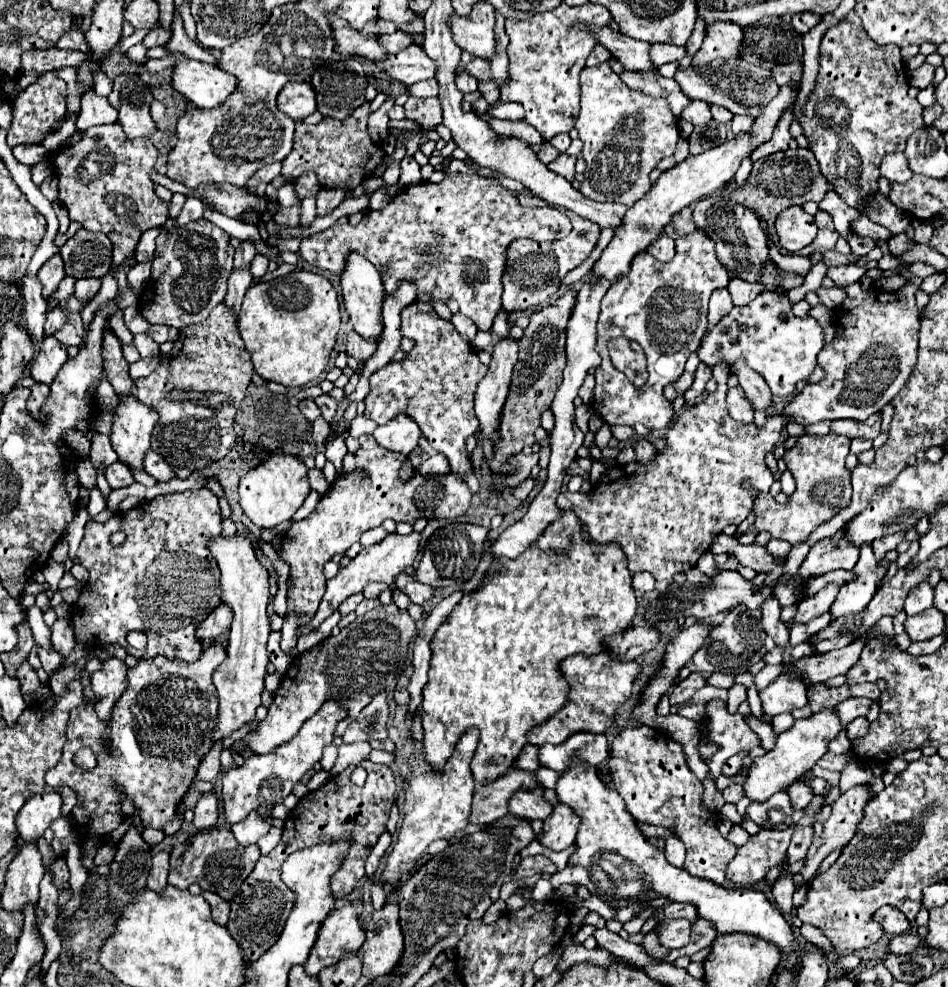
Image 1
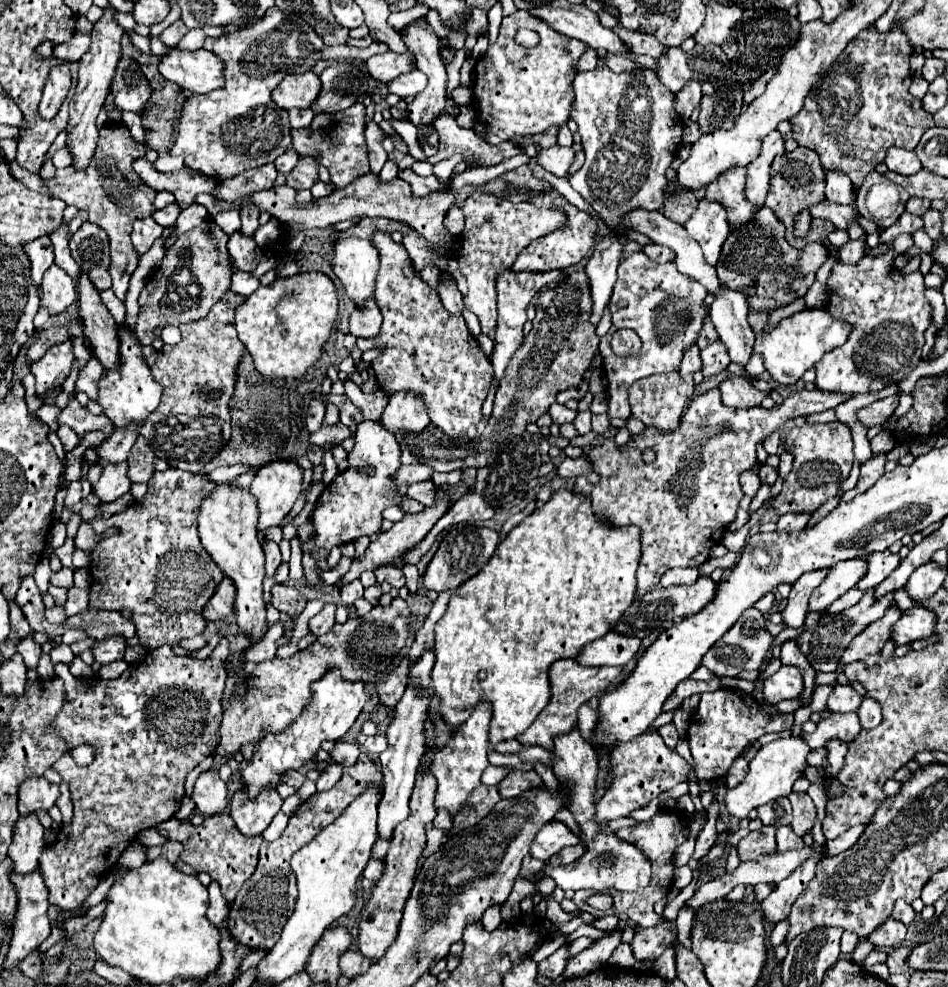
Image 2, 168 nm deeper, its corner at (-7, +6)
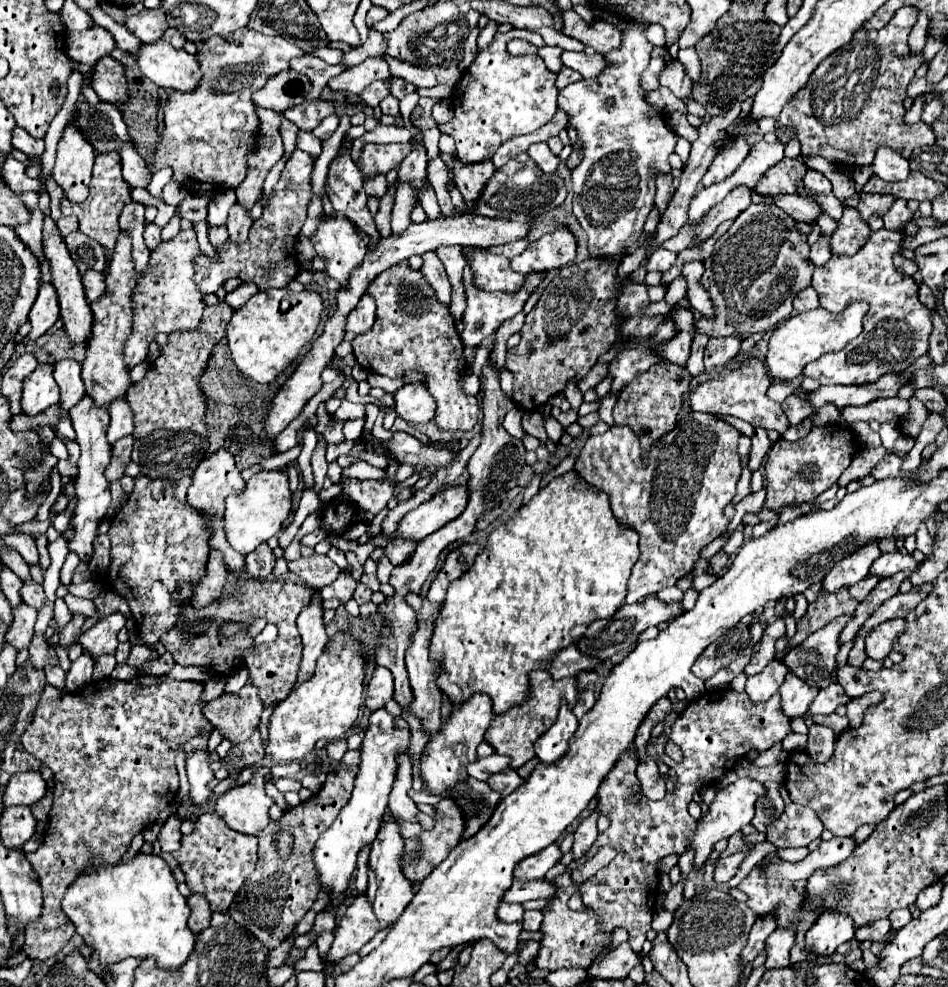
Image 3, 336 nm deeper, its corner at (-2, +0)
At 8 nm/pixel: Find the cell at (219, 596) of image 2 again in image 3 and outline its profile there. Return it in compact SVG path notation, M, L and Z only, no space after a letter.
M211 552L209 554L209 564L207 564L207 574L205 578L197 584L195 588L195 594L193 594L193 608L195 610L201 610L205 606L209 606L211 602L215 602L219 596L221 596L221 590L223 590L223 584L225 584L225 578L227 578L227 568L225 568L225 562L223 562L223 556L221 552Z

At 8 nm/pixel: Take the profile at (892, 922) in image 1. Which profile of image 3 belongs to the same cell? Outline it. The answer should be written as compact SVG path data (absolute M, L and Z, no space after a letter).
M905 908L905 910L891 912L891 914L889 914L889 920L891 920L891 926L893 926L893 930L899 930L899 928L903 928L905 924L909 924L909 920L913 920L913 916L911 916L909 908Z

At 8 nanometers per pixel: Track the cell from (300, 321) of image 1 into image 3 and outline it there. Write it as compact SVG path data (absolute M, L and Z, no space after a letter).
M289 288L257 292L245 306L235 310L227 324L227 344L237 368L261 384L275 378L301 354L303 346L313 340L323 314L323 298L315 290L293 292Z

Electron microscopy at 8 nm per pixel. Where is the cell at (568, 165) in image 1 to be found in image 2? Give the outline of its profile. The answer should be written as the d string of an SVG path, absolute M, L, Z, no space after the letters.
M535 145L526 148L526 154L534 158L546 172L554 176L566 176L570 164L574 162L574 150L572 148L560 148L560 146L550 146L536 150Z

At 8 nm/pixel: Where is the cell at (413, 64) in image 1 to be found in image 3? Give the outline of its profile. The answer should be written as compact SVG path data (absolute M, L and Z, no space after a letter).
M367 58L365 62L341 72L339 76L329 80L329 88L333 90L347 90L347 92L363 92L363 88L367 88L371 82L377 80L387 80L391 76L389 66L385 60L381 58Z

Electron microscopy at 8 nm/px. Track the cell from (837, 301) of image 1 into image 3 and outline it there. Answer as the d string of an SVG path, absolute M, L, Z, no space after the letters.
M819 238L811 246L811 262L815 266L825 266L831 258L830 238Z

